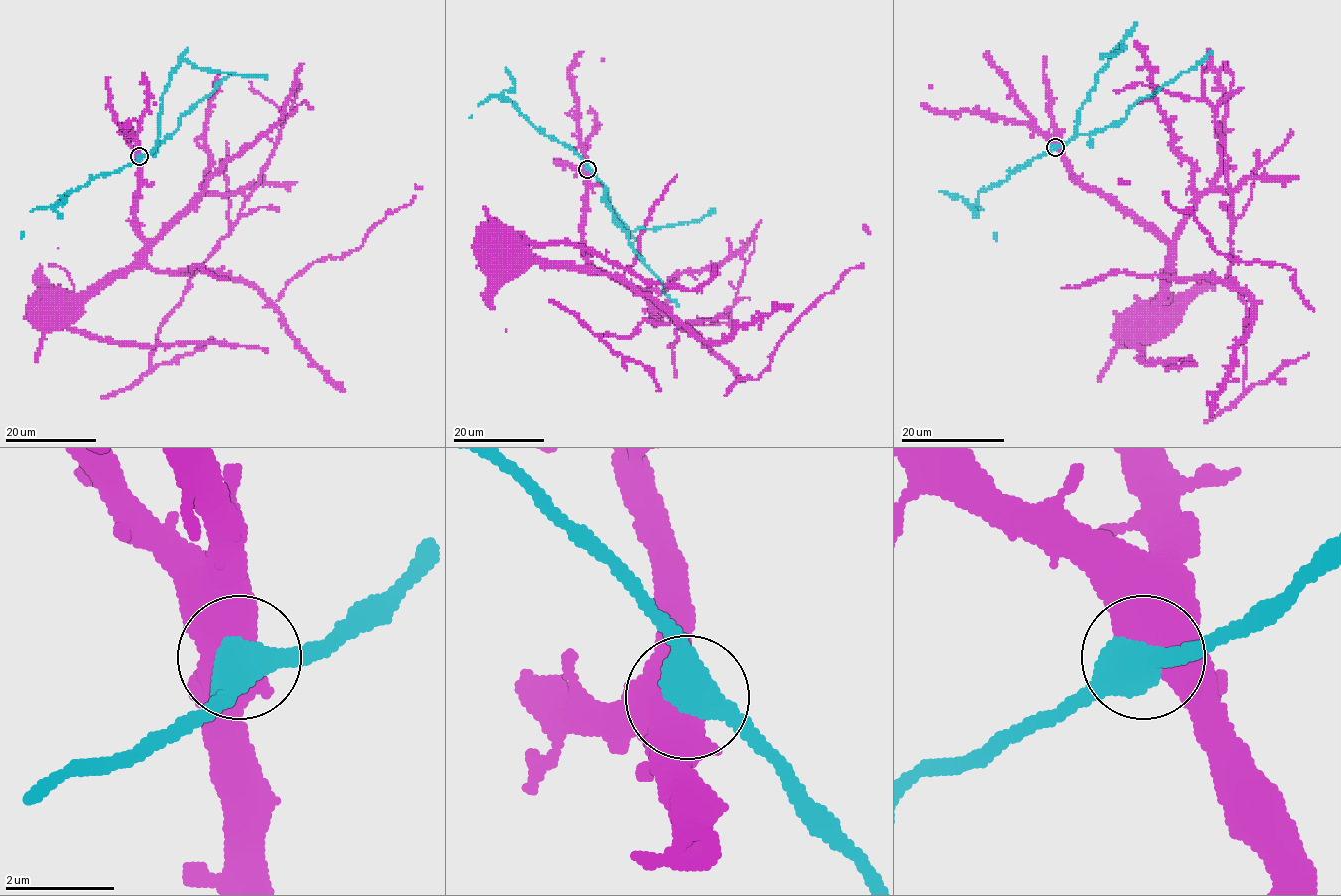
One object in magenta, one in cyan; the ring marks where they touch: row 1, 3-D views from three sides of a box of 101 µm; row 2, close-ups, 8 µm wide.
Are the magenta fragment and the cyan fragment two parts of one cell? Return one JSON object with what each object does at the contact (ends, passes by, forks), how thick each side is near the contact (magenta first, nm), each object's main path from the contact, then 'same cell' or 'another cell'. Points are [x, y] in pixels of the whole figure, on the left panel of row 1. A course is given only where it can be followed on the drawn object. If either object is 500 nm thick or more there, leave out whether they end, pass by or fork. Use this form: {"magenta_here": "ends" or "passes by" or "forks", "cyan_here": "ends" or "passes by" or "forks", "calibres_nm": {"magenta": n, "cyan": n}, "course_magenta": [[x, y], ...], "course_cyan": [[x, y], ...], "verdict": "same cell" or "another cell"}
{"calibres_nm": {"magenta": 750, "cyan": 500}, "course_magenta": [[139, 156], [134, 227], [142, 236], [145, 251], [129, 265], [107, 274], [81, 301]], "course_cyan": [[139, 156], [146, 156], [156, 145], [163, 93], [170, 73], [183, 59], [207, 71], [268, 75]], "verdict": "same cell"}

